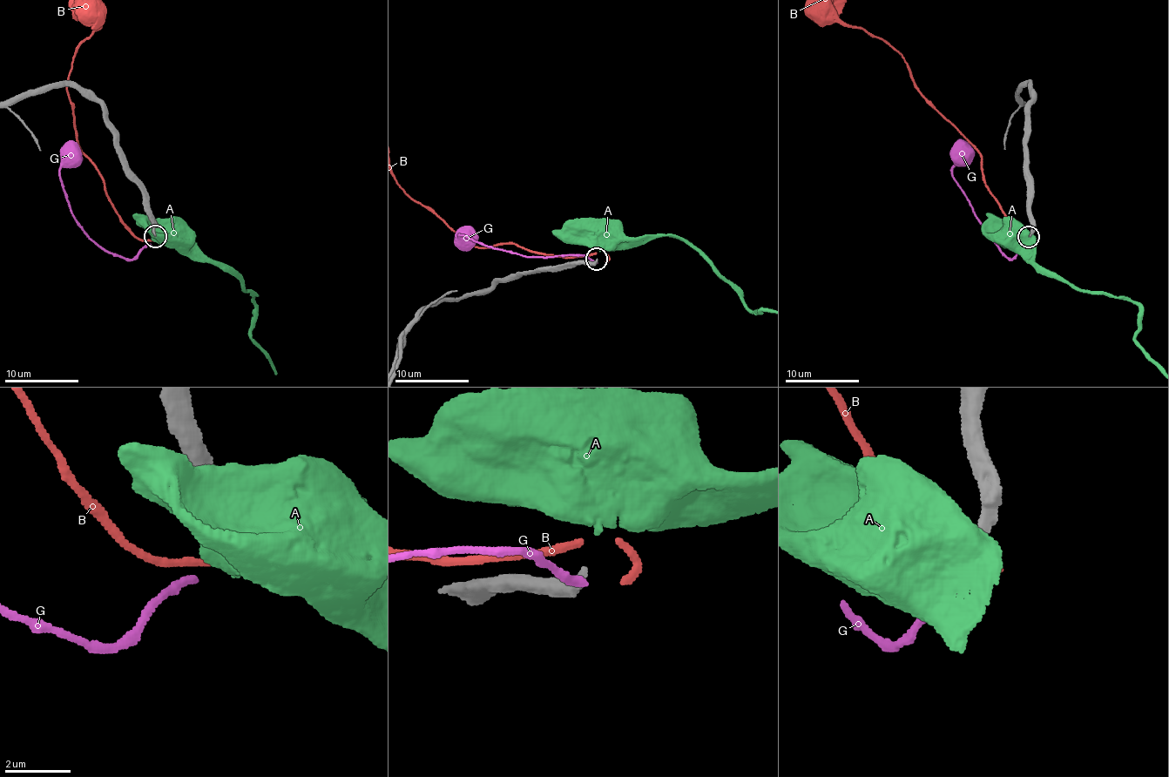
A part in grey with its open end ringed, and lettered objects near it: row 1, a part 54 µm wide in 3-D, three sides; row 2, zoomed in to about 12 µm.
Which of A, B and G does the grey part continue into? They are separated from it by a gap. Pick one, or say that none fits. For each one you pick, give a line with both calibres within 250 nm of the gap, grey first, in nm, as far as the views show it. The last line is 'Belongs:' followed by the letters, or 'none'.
Belongs: none

